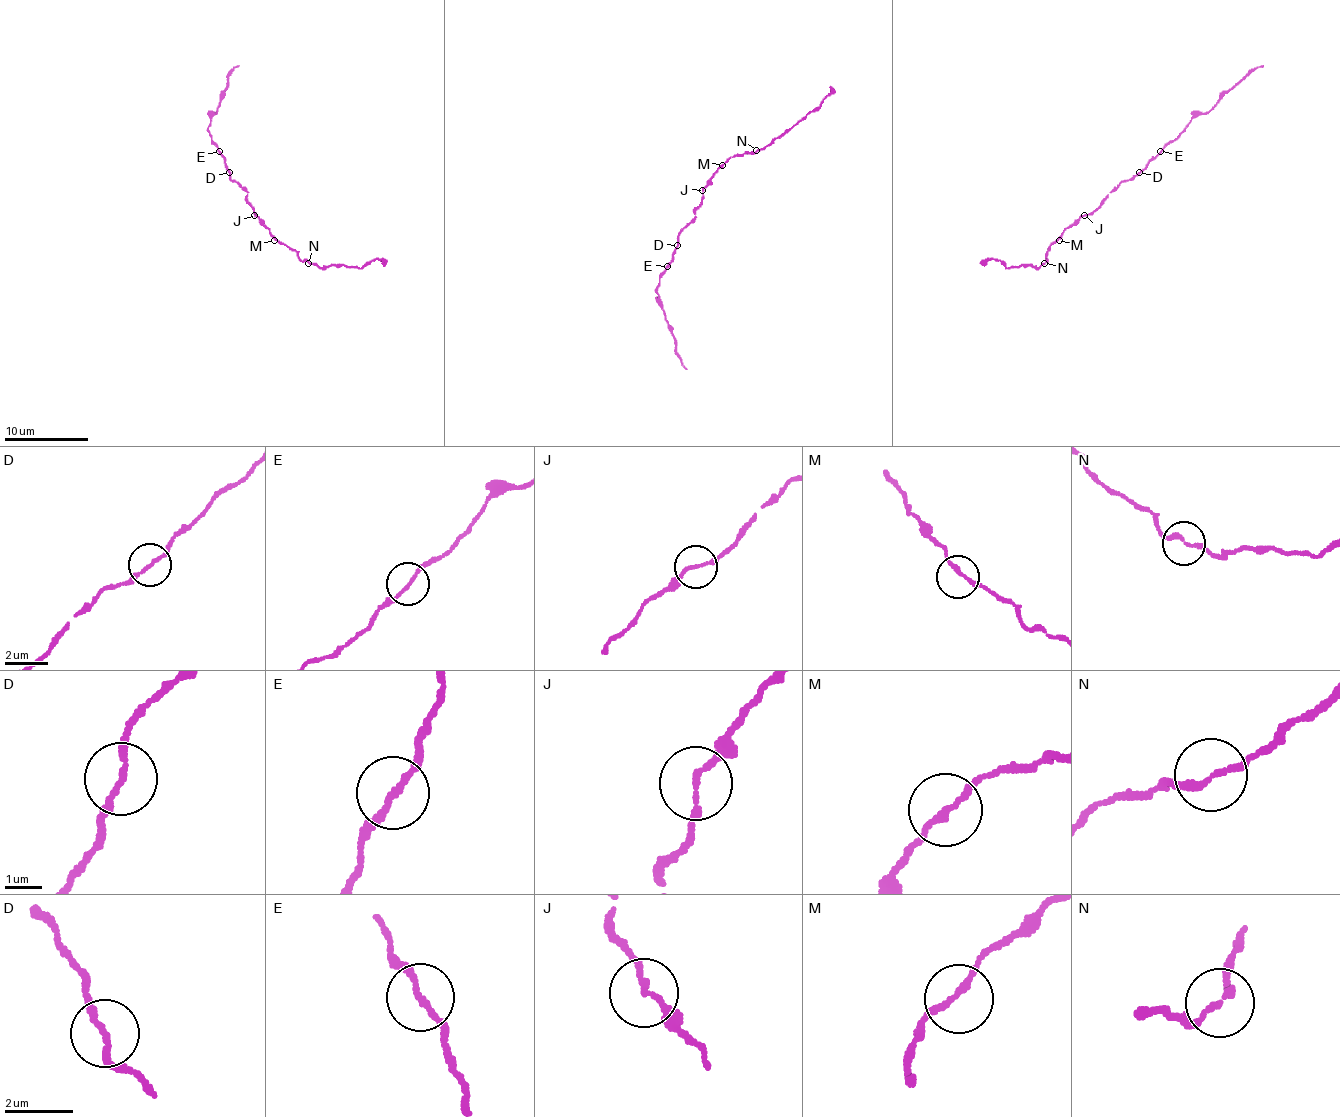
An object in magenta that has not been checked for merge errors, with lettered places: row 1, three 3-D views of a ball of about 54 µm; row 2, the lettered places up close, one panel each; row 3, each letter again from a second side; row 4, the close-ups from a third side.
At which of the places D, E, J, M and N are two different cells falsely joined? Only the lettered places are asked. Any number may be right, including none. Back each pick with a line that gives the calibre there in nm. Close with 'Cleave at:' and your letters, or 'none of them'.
E: calibre 150 nm
Cleave at: E

